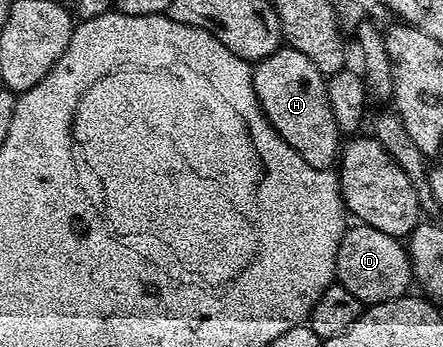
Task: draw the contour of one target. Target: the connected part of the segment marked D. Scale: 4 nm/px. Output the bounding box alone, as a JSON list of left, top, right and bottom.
[335,224,414,307]

